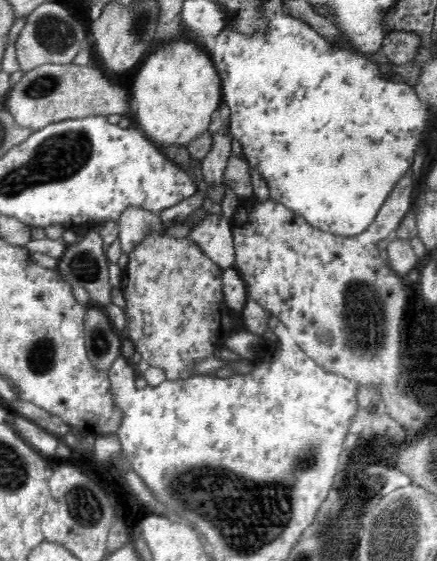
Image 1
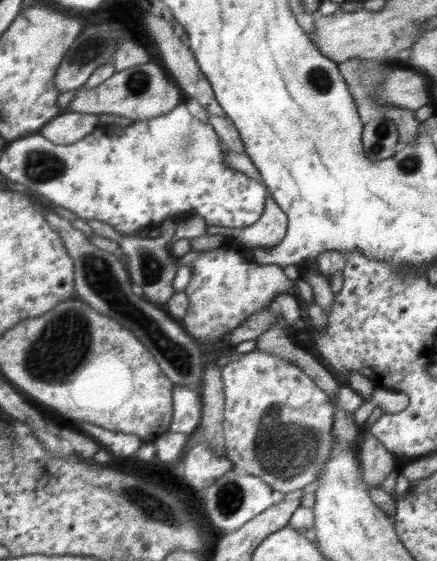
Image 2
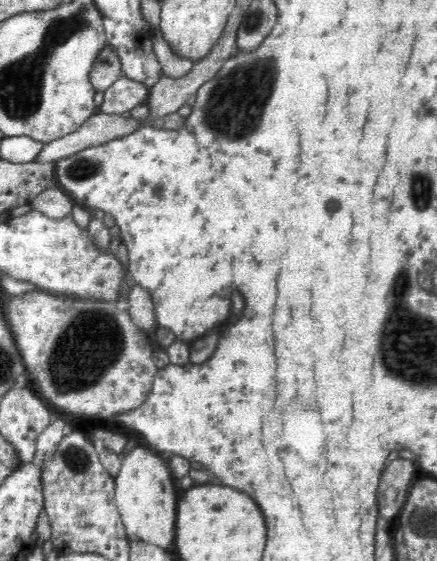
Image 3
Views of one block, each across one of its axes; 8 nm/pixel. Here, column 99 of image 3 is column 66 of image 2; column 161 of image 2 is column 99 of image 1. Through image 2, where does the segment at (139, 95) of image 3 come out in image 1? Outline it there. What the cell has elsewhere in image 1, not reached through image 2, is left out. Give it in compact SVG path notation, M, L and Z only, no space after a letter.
M97 63L80 66L79 64L42 64L34 70L21 72L8 92L8 96L3 99L4 109L12 113L14 121L22 127L32 130L40 130L47 124L60 122L62 120L86 118L86 116L108 116L108 114L120 114L135 118L136 111L131 101L129 87L125 83L113 82L106 78L106 73Z

